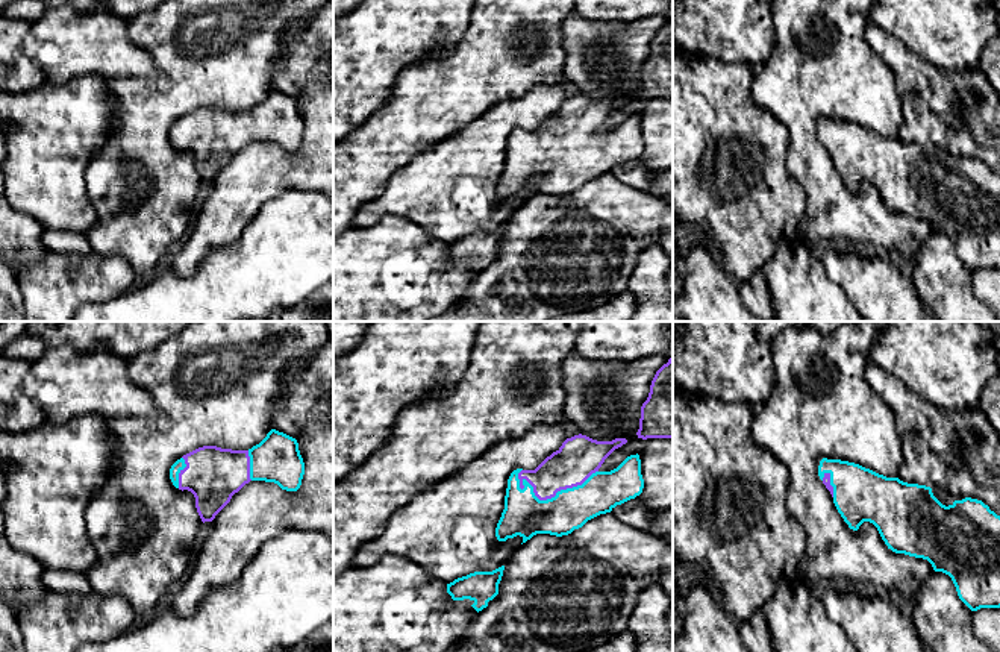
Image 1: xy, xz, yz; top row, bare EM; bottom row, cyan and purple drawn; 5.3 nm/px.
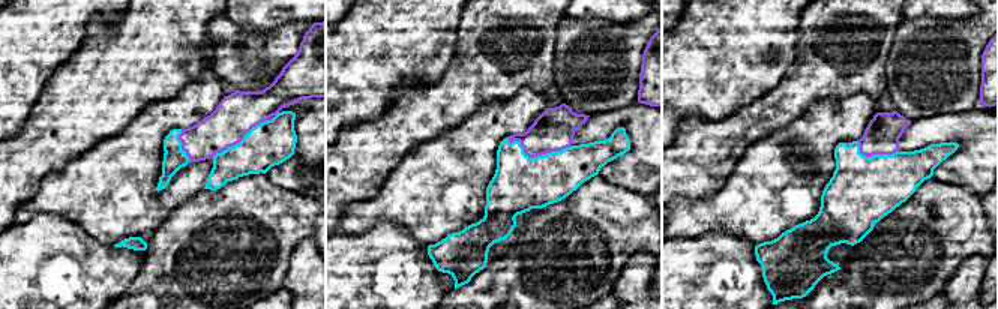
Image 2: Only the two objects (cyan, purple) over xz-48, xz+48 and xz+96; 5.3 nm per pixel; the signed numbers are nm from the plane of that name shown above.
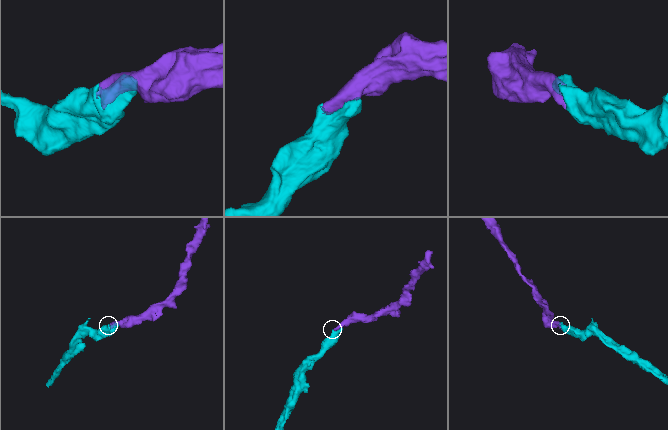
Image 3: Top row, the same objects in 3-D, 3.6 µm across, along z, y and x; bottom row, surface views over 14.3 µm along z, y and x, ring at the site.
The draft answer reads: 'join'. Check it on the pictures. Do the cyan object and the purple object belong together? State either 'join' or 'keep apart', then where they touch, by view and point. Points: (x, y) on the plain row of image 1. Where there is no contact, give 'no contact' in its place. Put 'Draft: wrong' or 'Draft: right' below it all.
join | xz (556, 155)
Draft: right

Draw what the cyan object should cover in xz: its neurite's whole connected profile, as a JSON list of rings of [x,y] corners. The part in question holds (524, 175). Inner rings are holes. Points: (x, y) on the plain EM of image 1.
[[[579,94],[567,99],[535,130],[514,130],[508,139],[505,170],[495,188],[497,200],[506,202],[520,196],[526,203],[536,194],[568,196],[588,180],[611,173],[617,165],[639,156],[644,139],[638,114],[627,117],[611,132],[598,130],[605,120],[626,103],[626,99],[597,102]]]

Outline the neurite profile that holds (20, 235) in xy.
[[[0,170],[0,255],[15,274],[45,258],[48,250],[41,244],[45,230],[38,220],[9,205]]]

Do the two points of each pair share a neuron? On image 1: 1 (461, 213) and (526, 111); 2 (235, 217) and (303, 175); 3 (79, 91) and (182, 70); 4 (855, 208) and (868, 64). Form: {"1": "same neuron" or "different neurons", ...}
{"1": "same neuron", "2": "same neuron", "3": "different neurons", "4": "same neuron"}

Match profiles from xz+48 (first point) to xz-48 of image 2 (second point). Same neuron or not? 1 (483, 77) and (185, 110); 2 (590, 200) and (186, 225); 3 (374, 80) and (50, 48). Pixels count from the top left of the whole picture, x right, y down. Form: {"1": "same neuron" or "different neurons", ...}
{"1": "different neurons", "2": "same neuron", "3": "same neuron"}

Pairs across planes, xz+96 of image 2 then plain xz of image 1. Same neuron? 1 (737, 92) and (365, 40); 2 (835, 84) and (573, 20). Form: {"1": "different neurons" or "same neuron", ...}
{"1": "same neuron", "2": "different neurons"}

